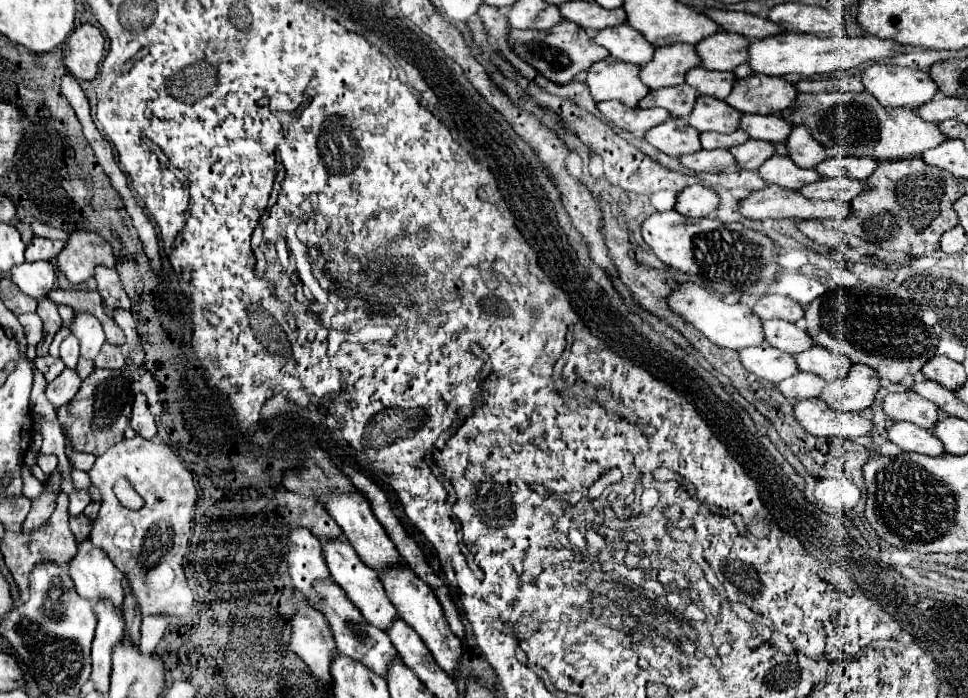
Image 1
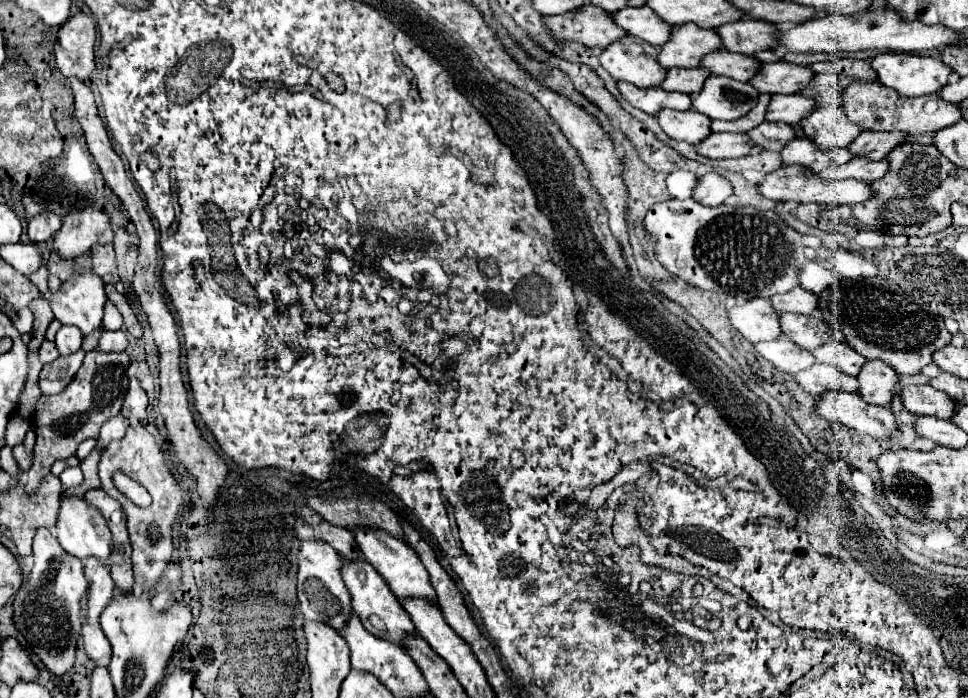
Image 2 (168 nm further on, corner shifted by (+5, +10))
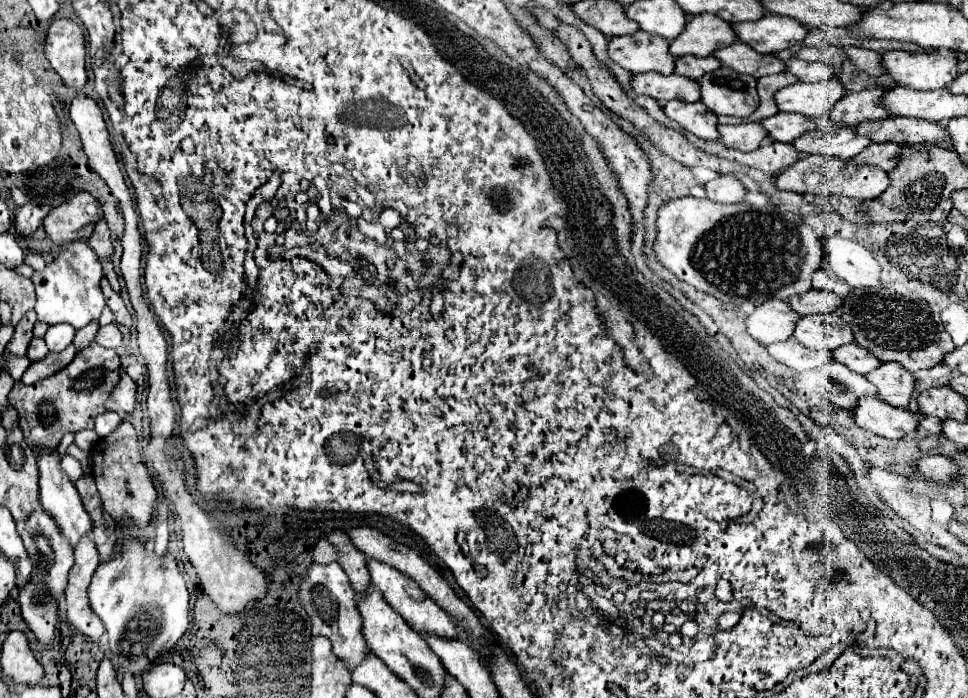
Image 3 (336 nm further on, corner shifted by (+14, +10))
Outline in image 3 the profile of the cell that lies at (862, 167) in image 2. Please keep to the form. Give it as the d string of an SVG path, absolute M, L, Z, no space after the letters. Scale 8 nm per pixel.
M874 142L864 152L854 156L854 160L860 164L876 164L886 172L890 172L900 162L900 152L904 146L906 144L898 144L898 142Z

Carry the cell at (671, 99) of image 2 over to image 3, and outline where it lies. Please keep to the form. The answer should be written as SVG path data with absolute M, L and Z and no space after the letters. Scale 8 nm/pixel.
M646 72L638 74L632 80L632 88L636 94L648 94L656 98L662 106L668 100L684 100L684 102L698 102L700 100L700 84L692 78L678 76L678 74L658 74L658 72Z

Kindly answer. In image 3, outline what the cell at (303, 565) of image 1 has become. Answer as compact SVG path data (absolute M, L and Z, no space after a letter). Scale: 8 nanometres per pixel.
M312 564L308 568L308 574L302 578L300 586L300 600L312 618L312 634L314 636L326 636L332 642L332 652L344 660L348 670L354 670L364 656L370 654L368 644L362 636L362 616L358 612L358 598L356 592L352 592L348 576L342 572L340 564Z

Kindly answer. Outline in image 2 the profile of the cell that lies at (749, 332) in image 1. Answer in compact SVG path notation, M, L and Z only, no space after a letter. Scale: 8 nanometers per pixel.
M751 298L745 304L735 304L727 310L727 316L729 324L753 344L761 340L775 340L781 336L781 330L777 326L779 314L765 298Z

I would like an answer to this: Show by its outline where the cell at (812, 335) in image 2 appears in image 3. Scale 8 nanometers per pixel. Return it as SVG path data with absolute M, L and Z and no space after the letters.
M838 312L800 318L794 338L800 344L806 344L806 348L816 348L816 350L824 350L824 348L834 350L854 342L850 324L844 322Z

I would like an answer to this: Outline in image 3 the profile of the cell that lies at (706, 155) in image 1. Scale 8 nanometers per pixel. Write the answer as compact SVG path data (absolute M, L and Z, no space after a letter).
M750 122L750 124L740 124L740 126L720 126L720 142L736 148L736 150L756 150L764 138L768 138L768 132L760 122Z

